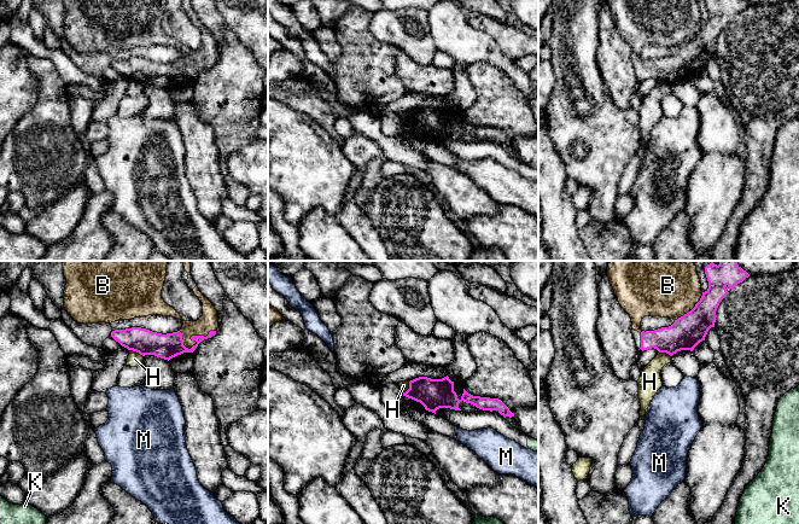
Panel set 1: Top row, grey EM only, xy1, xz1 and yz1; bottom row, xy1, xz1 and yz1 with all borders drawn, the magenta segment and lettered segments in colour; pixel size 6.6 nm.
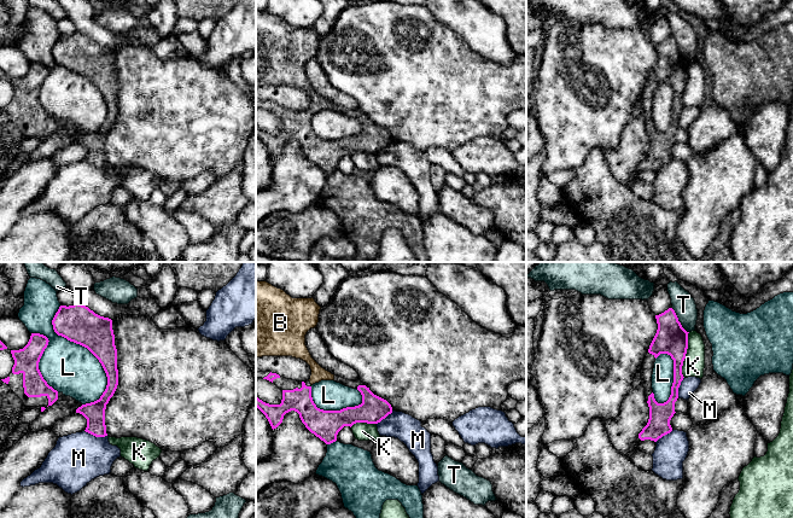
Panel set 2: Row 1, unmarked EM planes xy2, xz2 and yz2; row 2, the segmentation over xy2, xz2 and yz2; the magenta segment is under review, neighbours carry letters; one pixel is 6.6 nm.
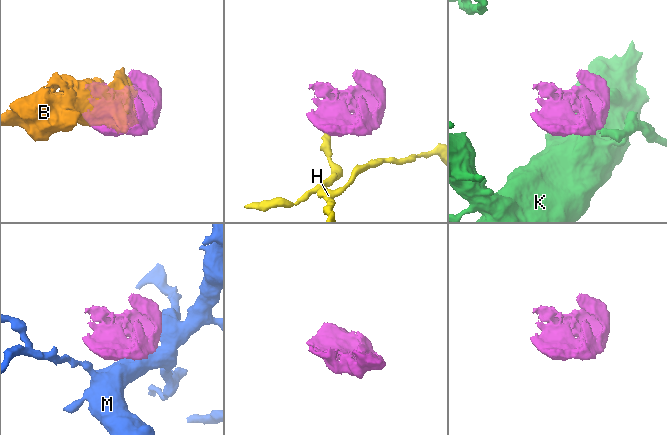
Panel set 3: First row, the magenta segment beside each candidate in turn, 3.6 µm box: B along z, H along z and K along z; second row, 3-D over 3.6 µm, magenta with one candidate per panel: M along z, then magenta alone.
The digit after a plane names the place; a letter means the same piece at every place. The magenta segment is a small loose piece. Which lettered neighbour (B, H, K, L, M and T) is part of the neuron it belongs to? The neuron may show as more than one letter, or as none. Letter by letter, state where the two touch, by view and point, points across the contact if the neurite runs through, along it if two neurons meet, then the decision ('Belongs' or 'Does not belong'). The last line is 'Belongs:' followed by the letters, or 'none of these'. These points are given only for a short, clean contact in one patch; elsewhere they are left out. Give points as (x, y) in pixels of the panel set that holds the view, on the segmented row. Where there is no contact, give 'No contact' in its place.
B: Touches magenta at xy1 (194, 339). Belongs
H: Touches magenta at xy1 (136, 351). Boundary: xy1 (129, 349), (143, 356). Does not belong
K: Touches magenta at yz2 (684, 355). Does not belong
L: Touches magenta at xy2 (87, 348). Does not belong
M: Touches magenta at xy2 (95, 436). Does not belong
T: Touches magenta at yz2 (677, 320). Boundary: yz2 (671, 308), (680, 324), (688, 332). Does not belong
Belongs: B

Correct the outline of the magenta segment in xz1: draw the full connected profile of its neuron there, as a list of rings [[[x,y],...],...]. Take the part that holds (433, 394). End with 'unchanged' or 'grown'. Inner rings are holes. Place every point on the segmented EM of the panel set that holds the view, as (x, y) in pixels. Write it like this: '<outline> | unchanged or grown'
[[[448,375],[442,379],[415,378],[409,382],[409,389],[403,392],[403,396],[420,402],[426,411],[435,414],[439,408],[461,411],[459,403],[463,401],[483,411],[497,411],[503,417],[514,417],[514,413],[498,398],[473,396],[463,389],[463,394],[459,400],[454,391],[454,382]]] | unchanged

